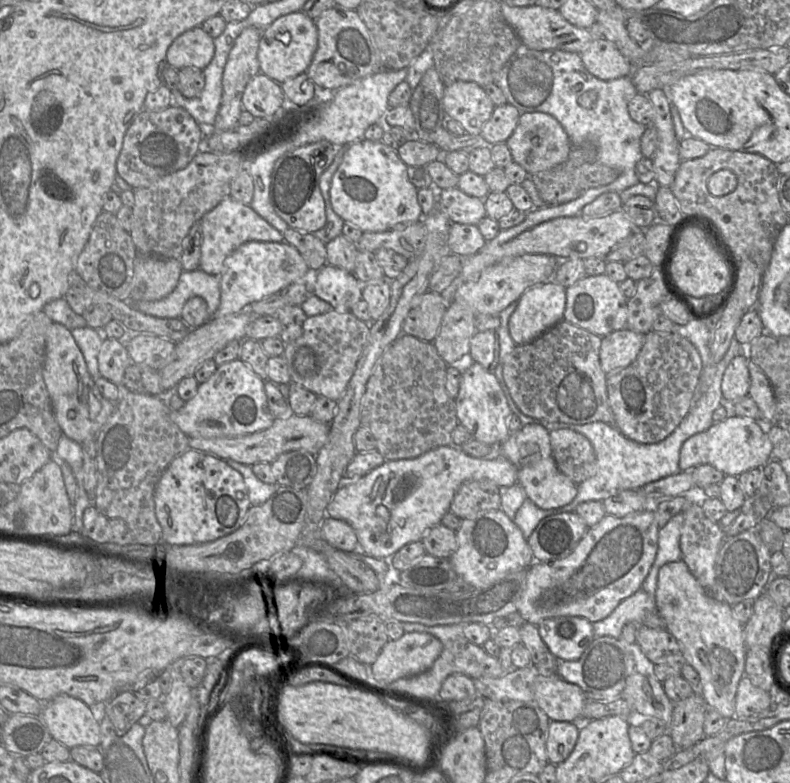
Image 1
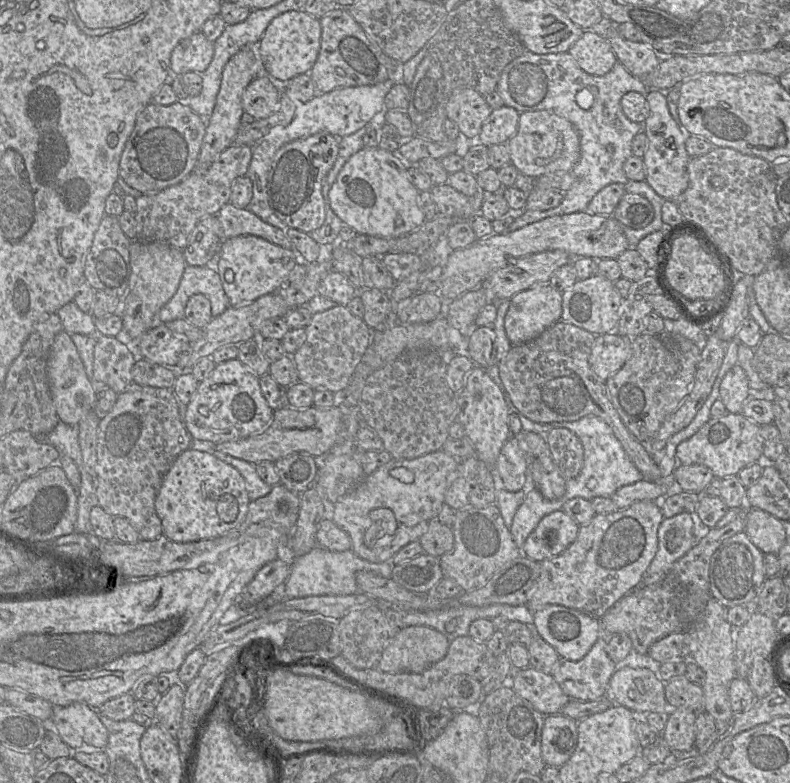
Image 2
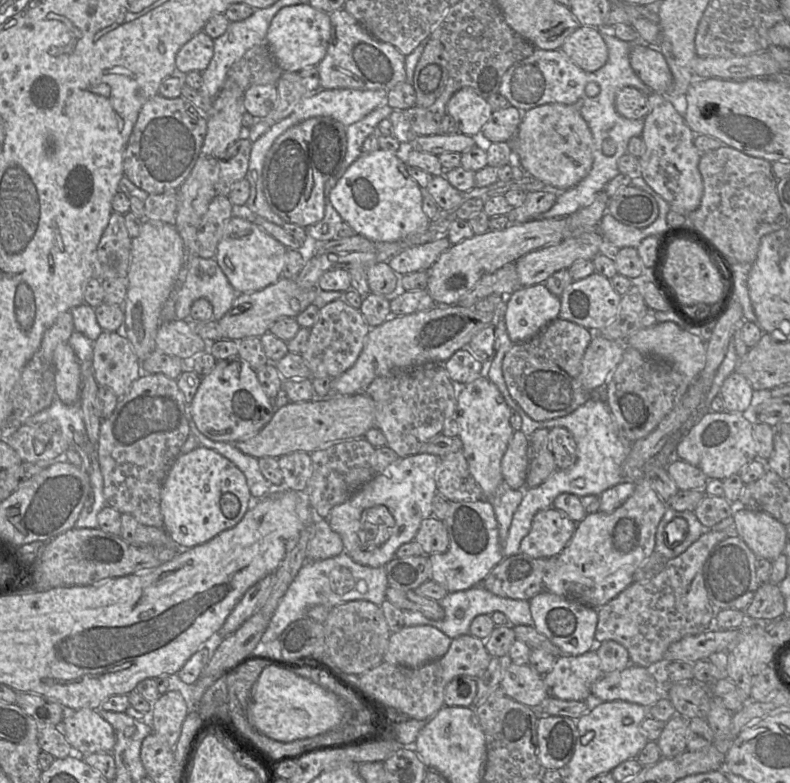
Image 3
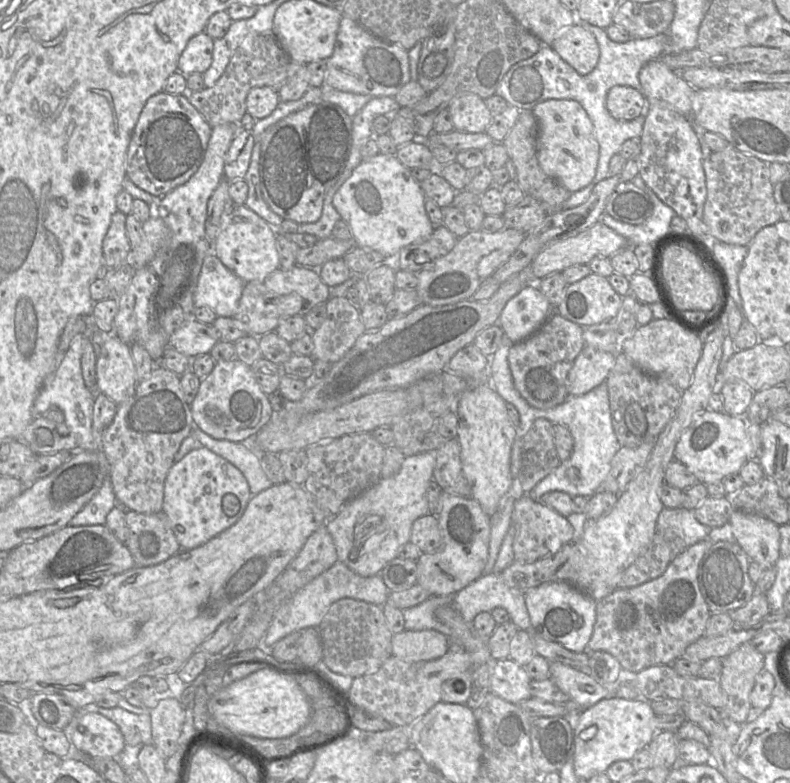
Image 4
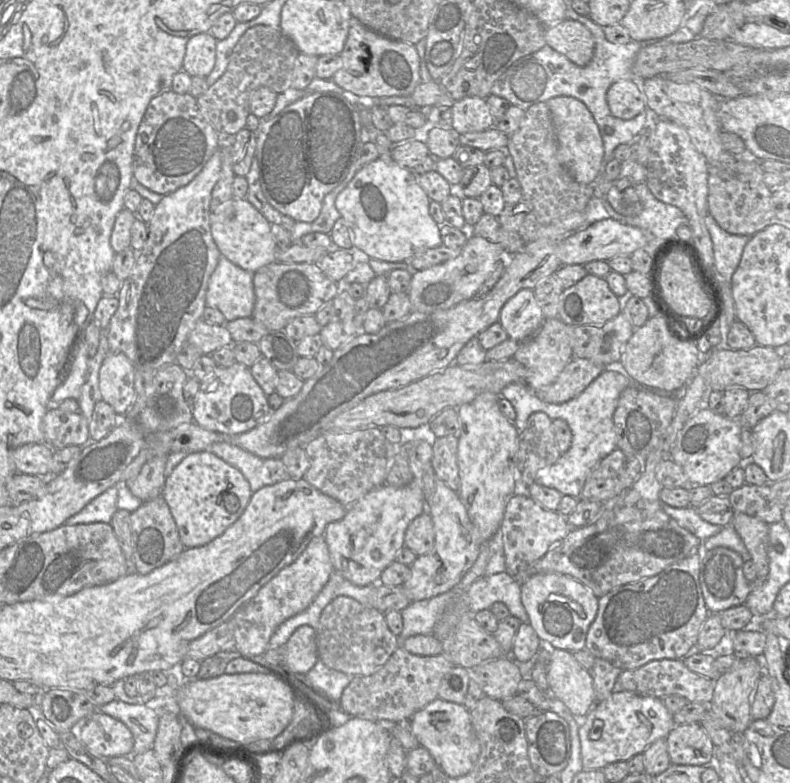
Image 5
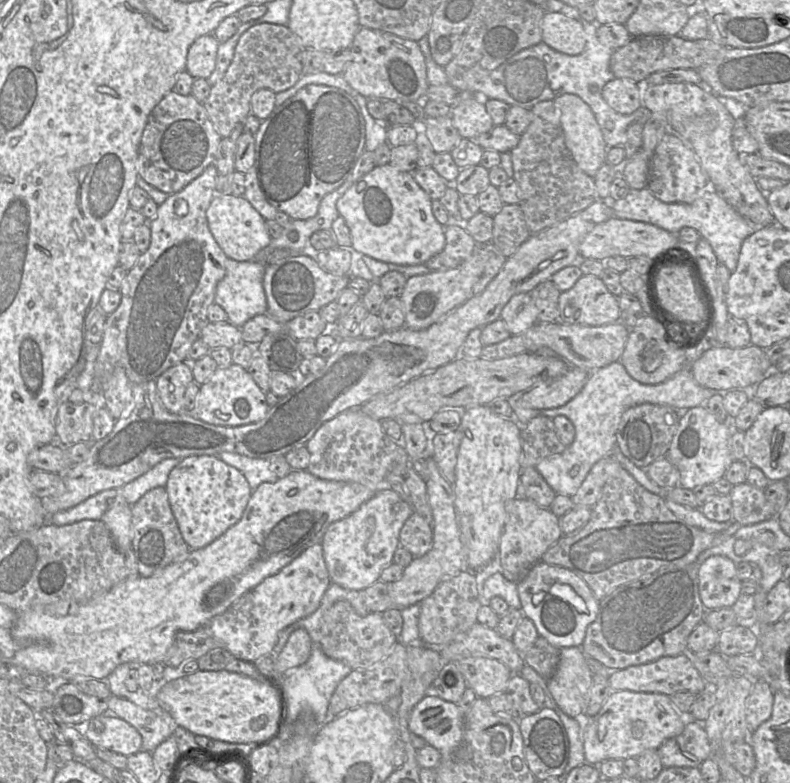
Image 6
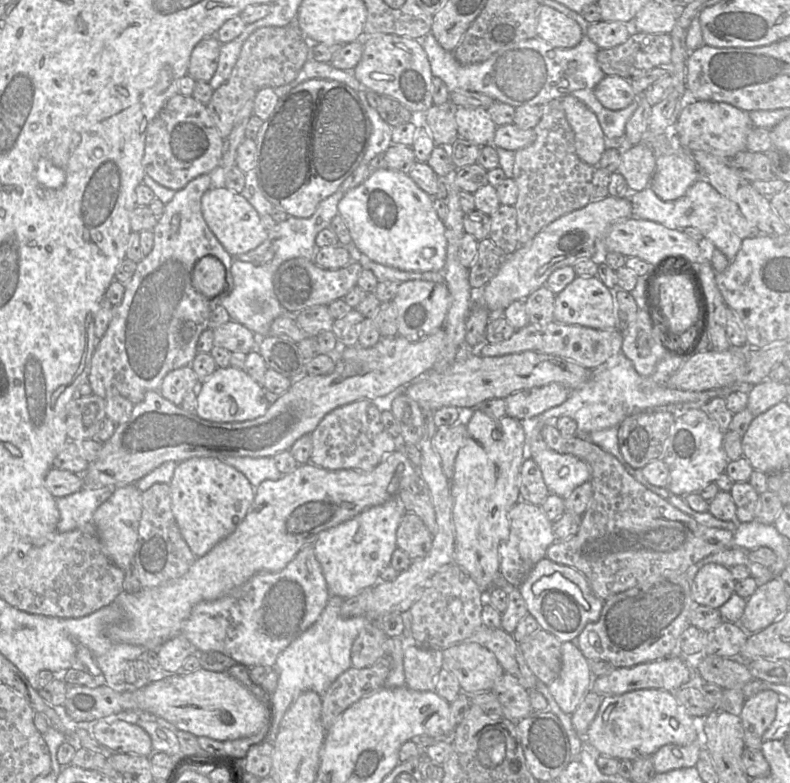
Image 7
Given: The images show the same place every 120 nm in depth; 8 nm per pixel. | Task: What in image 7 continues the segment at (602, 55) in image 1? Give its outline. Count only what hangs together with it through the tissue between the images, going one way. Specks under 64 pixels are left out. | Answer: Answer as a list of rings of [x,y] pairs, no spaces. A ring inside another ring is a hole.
[[[540,4],[536,35],[554,47],[573,48],[580,43],[582,30],[575,20]]]

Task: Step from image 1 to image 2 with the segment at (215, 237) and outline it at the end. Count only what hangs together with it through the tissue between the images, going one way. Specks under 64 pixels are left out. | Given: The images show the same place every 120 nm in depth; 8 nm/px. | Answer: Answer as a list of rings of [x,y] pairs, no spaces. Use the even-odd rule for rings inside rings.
[[[229,202],[220,209],[217,218],[222,226],[223,242],[237,236],[253,235],[294,250],[293,243],[281,229],[264,222],[247,208],[238,208]]]

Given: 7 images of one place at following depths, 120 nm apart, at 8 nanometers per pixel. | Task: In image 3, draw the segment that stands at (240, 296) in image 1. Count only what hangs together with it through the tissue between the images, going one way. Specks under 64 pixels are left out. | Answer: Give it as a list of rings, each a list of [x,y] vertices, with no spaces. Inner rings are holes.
[[[232,216],[218,243],[215,260],[239,294],[262,290],[275,283],[281,277],[286,254],[287,248],[259,226],[240,216]]]

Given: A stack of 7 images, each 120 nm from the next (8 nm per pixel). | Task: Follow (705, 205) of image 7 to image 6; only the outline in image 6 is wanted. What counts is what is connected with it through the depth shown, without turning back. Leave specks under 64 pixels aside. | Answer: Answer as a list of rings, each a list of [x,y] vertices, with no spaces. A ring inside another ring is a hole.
[[[646,187],[640,190],[630,189],[623,199],[609,201],[609,204],[614,216],[619,219],[649,223],[673,234],[678,234],[683,227],[695,229],[701,238],[708,241],[718,262],[725,265],[731,273],[737,267],[740,249],[745,238],[764,227],[740,215],[711,188],[691,203],[664,203],[655,198]]]

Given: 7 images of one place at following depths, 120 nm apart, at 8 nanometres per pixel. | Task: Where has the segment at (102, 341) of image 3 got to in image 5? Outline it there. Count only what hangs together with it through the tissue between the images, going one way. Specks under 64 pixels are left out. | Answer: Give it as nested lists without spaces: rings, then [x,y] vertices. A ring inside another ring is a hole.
[[[108,353],[99,369],[99,391],[119,416],[123,416],[135,399],[134,371],[123,353]]]

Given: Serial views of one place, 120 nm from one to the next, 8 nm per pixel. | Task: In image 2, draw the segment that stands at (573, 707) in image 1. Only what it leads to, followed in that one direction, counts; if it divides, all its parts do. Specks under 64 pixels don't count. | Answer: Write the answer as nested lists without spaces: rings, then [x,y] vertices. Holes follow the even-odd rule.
[[[530,666],[513,670],[509,684],[520,697],[544,716],[559,714],[570,700],[551,674]]]

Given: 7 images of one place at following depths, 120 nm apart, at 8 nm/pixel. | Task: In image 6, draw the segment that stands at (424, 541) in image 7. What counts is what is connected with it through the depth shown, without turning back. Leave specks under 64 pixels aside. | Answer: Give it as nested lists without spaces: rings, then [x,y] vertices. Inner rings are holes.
[[[413,512],[400,531],[399,543],[415,558],[424,556],[433,545],[432,525],[420,514]]]

